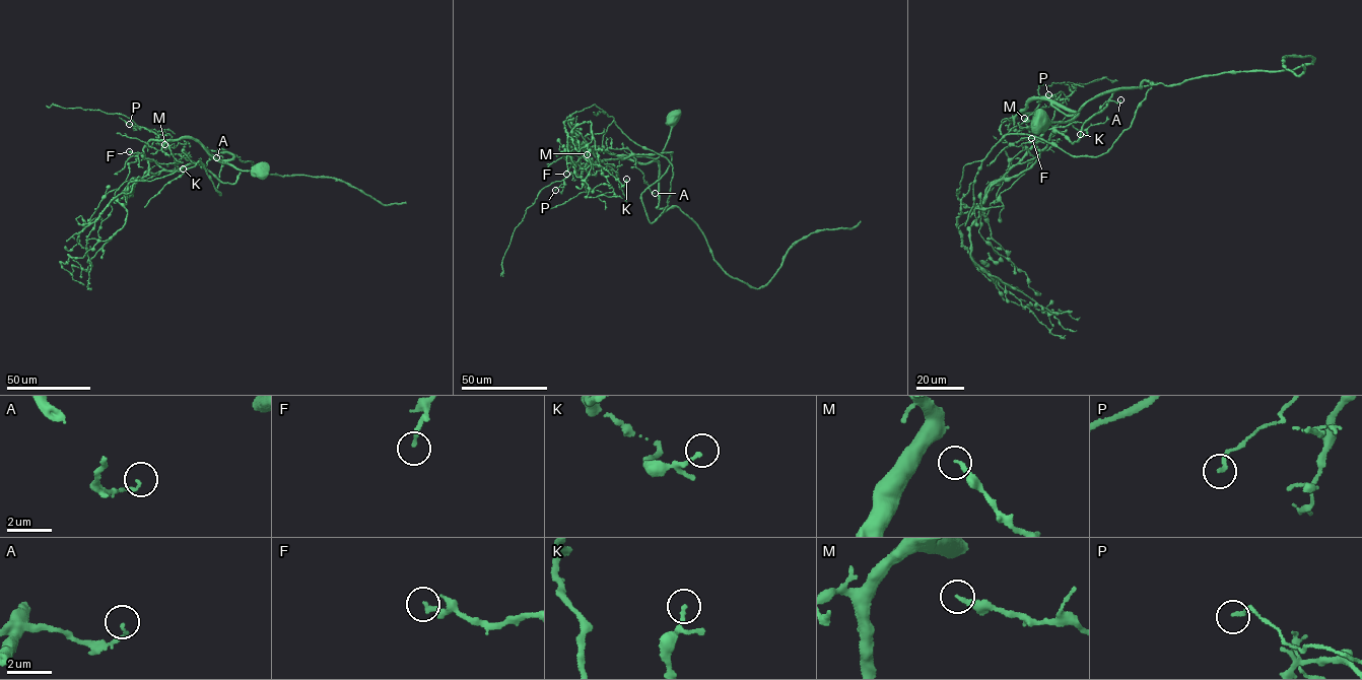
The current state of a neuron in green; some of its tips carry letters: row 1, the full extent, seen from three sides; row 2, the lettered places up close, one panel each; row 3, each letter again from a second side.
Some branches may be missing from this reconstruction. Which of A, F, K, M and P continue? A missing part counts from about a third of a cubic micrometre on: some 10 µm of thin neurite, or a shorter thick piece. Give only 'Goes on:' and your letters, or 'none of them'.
Goes on: none of them

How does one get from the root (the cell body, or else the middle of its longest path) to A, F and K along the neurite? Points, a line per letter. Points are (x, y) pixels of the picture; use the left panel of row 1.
A: (262, 171), (218, 161), (193, 139), (167, 140), (161, 148), (233, 184), (240, 171), (216, 157)
F: (262, 171), (245, 171), (218, 161), (199, 142), (185, 138), (149, 141), (143, 148), (144, 156), (129, 151)
K: (262, 171), (218, 161), (193, 139), (151, 140), (143, 148), (148, 160), (180, 158), (175, 164), (183, 168)

